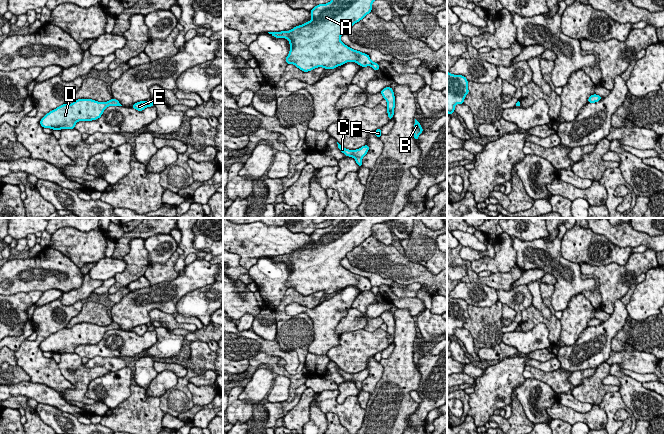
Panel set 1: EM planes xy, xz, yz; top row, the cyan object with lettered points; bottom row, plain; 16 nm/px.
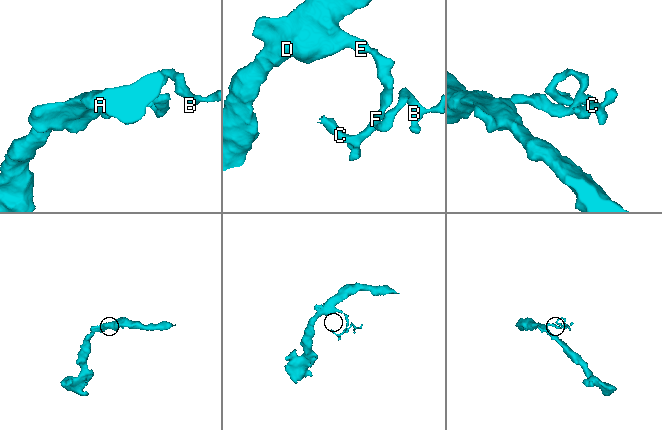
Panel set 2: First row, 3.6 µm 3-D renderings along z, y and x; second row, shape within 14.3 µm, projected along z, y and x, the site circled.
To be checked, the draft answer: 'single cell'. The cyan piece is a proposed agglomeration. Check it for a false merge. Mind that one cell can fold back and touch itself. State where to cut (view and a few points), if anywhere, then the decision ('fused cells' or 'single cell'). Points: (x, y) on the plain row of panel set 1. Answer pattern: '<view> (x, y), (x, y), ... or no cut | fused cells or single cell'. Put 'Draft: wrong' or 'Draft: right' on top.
Draft: wrong
xy (147, 326), (148, 330) | fused cells

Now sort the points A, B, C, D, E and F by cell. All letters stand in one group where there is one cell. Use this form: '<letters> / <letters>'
A D E / B C F

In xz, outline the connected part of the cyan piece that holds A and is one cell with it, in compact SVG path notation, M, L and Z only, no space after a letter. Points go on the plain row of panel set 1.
M334 218L332 224L326 228L318 228L311 235L312 243L298 249L290 255L268 256L275 262L285 262L289 265L290 275L285 283L287 288L294 288L303 296L318 291L330 294L344 289L346 286L355 286L361 291L371 290L372 285L366 277L354 274L345 269L340 261L355 247L372 236L372 227L375 224L389 222L396 218Z

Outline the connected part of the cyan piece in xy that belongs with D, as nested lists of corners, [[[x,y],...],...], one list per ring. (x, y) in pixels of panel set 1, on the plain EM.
[[[78,323],[71,328],[63,328],[51,334],[40,344],[43,352],[52,354],[74,353],[78,345],[97,344],[109,330],[122,330],[117,323],[98,326],[92,323]]]

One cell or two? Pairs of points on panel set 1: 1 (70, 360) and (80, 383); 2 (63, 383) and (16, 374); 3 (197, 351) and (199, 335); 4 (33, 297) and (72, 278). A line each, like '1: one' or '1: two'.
1: one
2: two
3: two
4: two

